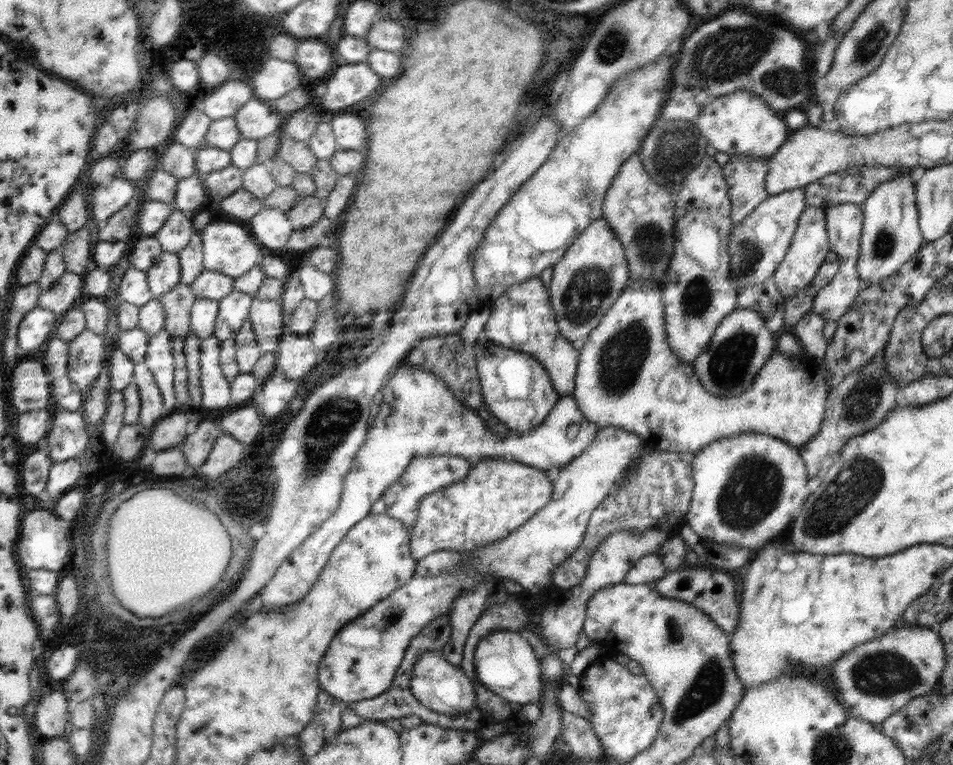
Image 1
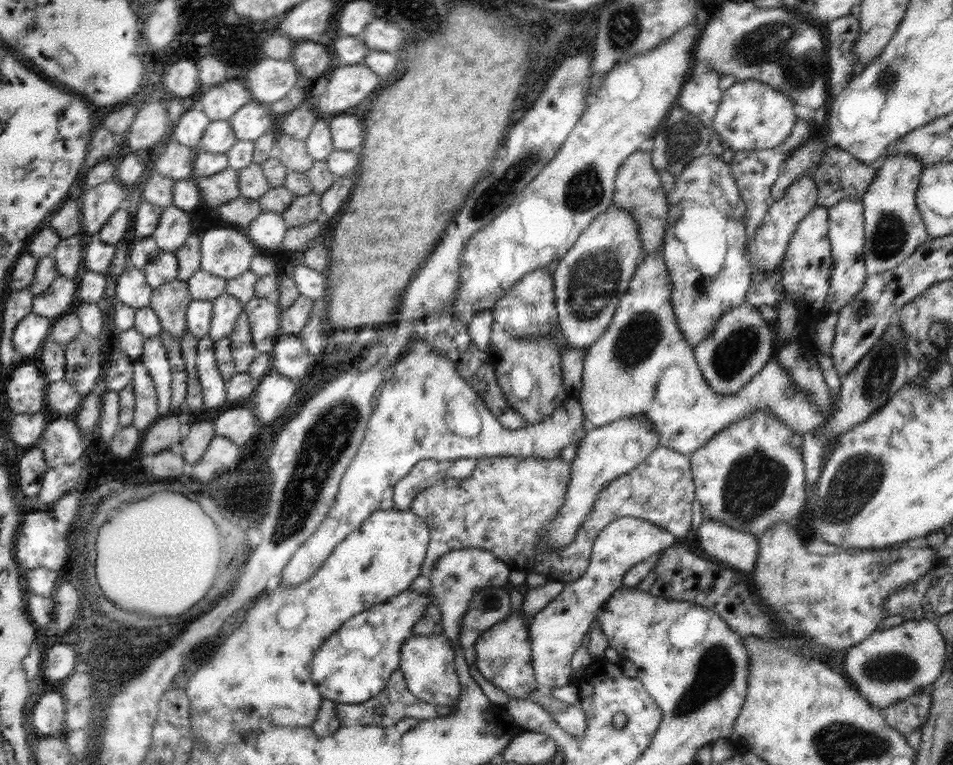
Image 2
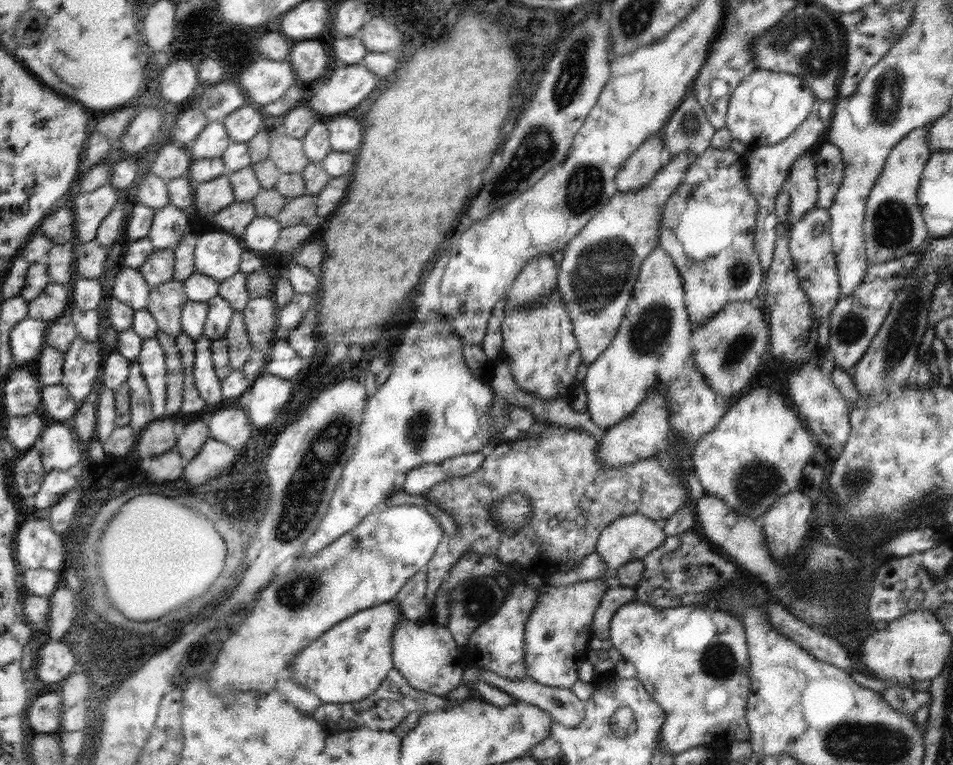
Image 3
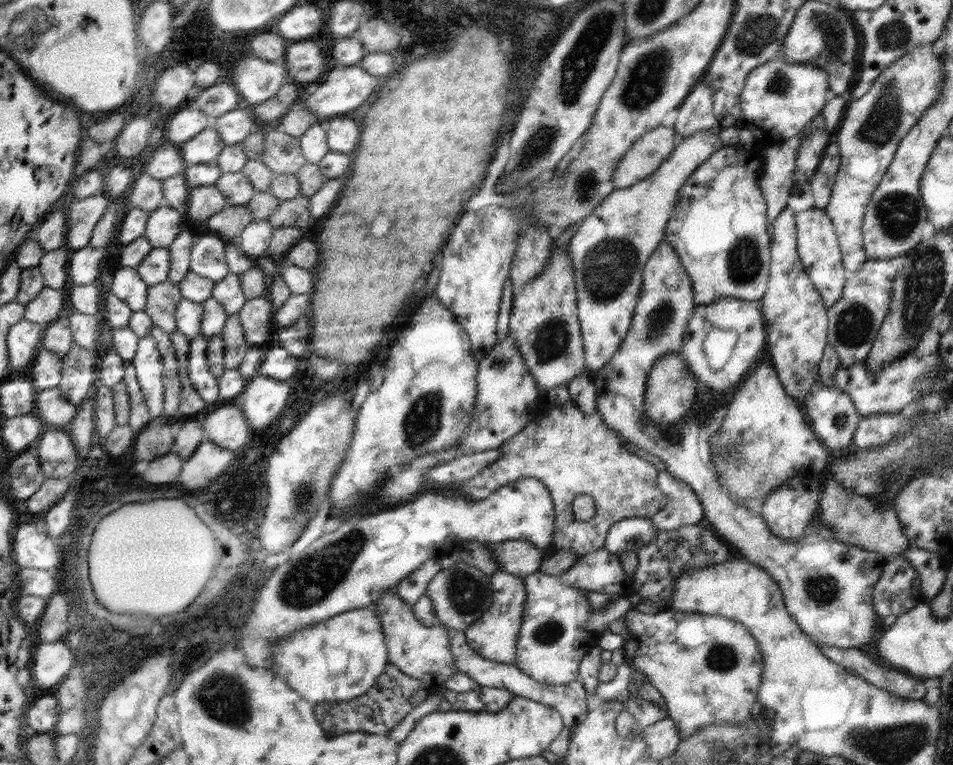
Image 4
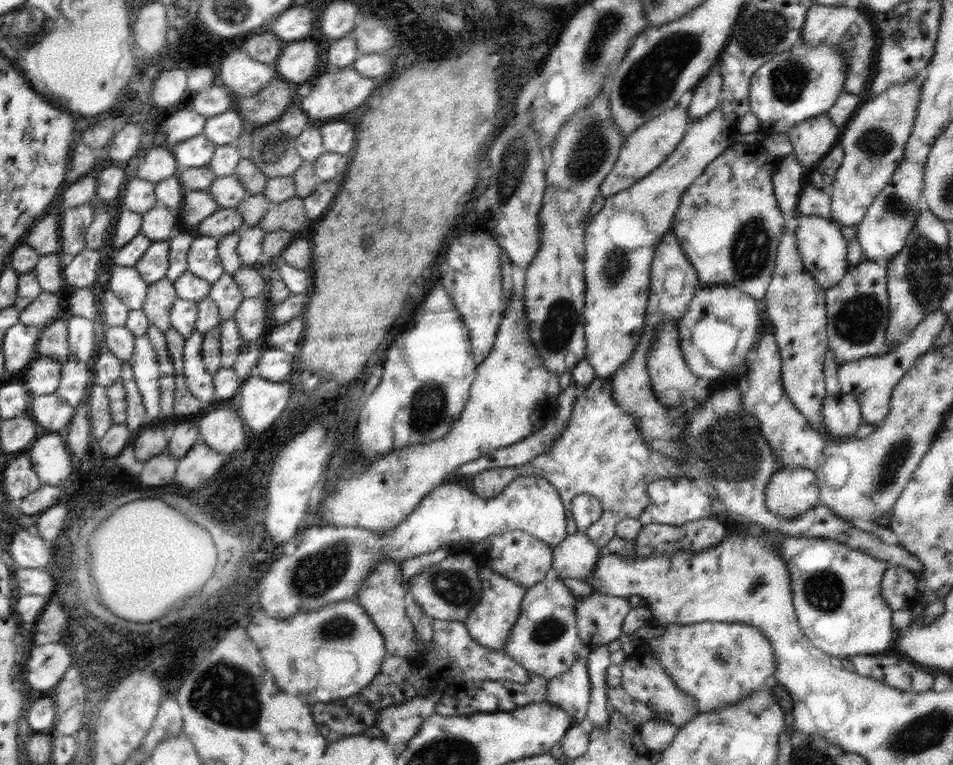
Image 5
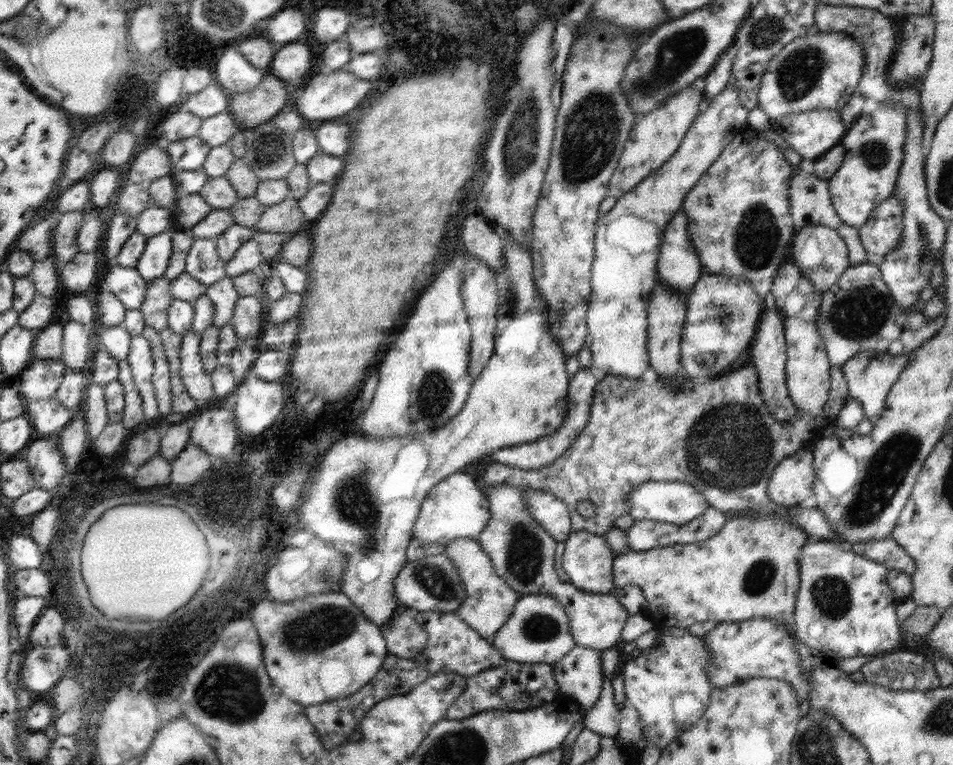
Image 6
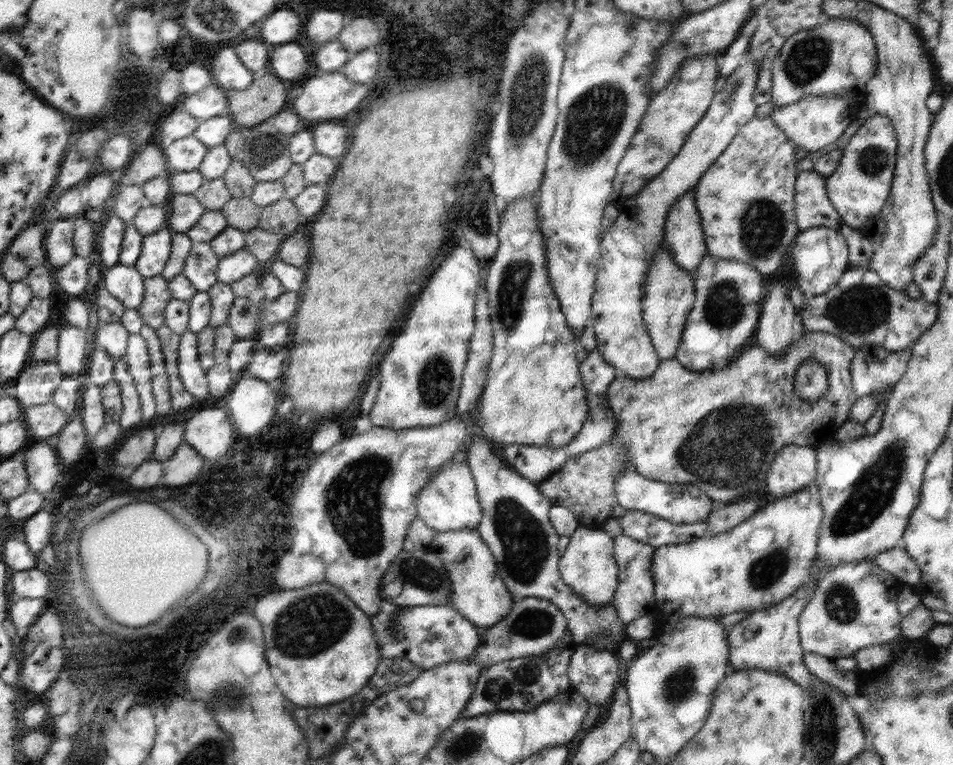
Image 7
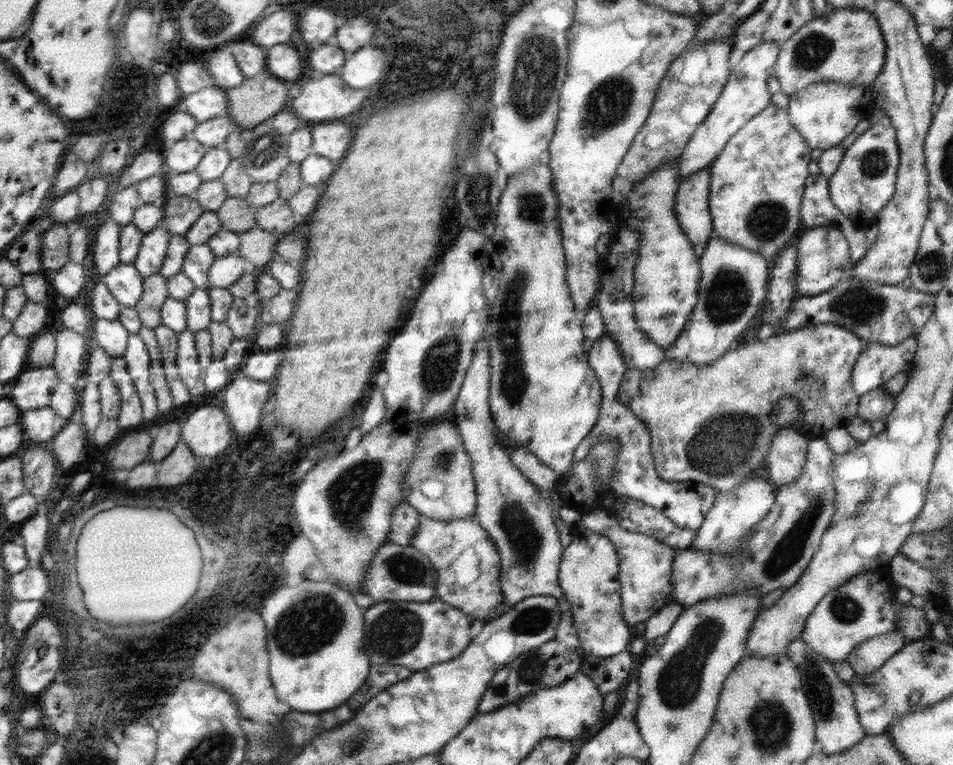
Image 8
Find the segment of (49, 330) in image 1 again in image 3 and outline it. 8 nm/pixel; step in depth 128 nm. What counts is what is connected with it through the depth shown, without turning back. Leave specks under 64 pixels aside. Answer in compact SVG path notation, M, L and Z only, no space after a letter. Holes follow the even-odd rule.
M26 317L14 325L10 332L10 350L18 366L36 360L45 344L49 323Z

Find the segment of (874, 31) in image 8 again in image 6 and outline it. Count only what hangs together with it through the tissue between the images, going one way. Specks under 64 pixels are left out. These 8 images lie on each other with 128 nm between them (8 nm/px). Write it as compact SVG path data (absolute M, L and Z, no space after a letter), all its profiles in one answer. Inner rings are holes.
M812 30L806 36L792 39L769 62L767 74L764 74L758 96L758 107L762 108L771 121L788 114L809 112L810 110L841 110L858 90L864 75L864 47L848 33L840 31Z

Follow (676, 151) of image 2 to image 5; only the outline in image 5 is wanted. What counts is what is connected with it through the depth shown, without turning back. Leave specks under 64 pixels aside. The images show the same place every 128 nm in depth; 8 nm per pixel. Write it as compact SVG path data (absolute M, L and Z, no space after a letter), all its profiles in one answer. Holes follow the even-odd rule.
M720 60L712 65L709 74L692 90L692 102L687 107L690 123L712 113L720 106L723 96L723 79L720 75Z

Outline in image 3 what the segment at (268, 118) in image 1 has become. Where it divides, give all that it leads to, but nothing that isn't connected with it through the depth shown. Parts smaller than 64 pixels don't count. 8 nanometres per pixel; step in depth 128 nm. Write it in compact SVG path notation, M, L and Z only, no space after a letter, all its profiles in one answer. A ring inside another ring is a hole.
M247 103L228 114L222 124L234 143L247 143L258 134L260 126L262 126L262 116L259 107Z

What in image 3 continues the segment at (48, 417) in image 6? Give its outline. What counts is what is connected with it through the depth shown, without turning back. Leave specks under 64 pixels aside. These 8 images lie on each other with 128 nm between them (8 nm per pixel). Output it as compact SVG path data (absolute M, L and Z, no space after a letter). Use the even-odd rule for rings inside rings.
M43 385L40 394L41 408L39 411L43 416L46 416L44 414L44 410L46 410L52 420L58 420L60 423L64 422L64 420L70 420L78 410L74 399L62 385Z

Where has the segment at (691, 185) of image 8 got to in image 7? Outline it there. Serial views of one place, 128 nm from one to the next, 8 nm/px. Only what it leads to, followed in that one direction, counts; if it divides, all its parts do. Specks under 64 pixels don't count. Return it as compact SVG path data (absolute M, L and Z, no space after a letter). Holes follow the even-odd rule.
M692 188L673 204L664 225L663 242L666 242L676 263L692 274L708 253L700 219L696 193Z

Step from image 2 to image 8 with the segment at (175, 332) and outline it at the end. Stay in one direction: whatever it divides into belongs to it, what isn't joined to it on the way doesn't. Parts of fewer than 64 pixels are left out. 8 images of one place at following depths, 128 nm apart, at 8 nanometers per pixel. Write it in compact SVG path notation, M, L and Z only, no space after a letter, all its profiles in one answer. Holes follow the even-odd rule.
M160 273L143 277L143 291L135 309L141 322L148 328L155 329L161 322L161 308L168 298L167 278Z

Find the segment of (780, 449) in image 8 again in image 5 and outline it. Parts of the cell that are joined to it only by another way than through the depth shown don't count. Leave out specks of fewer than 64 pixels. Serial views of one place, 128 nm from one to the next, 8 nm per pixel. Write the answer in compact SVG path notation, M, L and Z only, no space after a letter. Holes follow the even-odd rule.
M808 467L776 471L765 488L766 507L788 520L819 504L818 478Z

